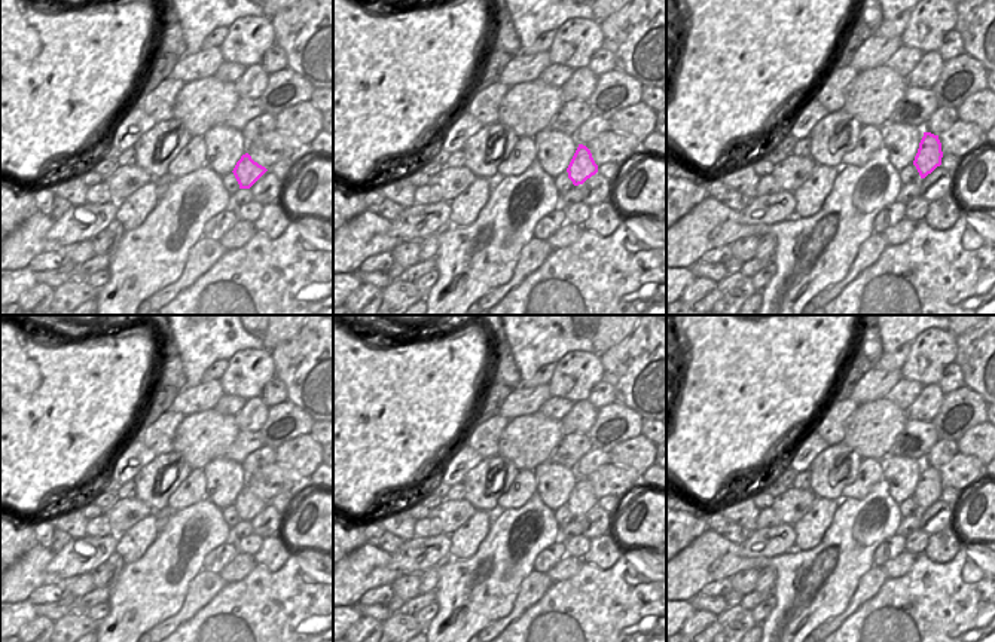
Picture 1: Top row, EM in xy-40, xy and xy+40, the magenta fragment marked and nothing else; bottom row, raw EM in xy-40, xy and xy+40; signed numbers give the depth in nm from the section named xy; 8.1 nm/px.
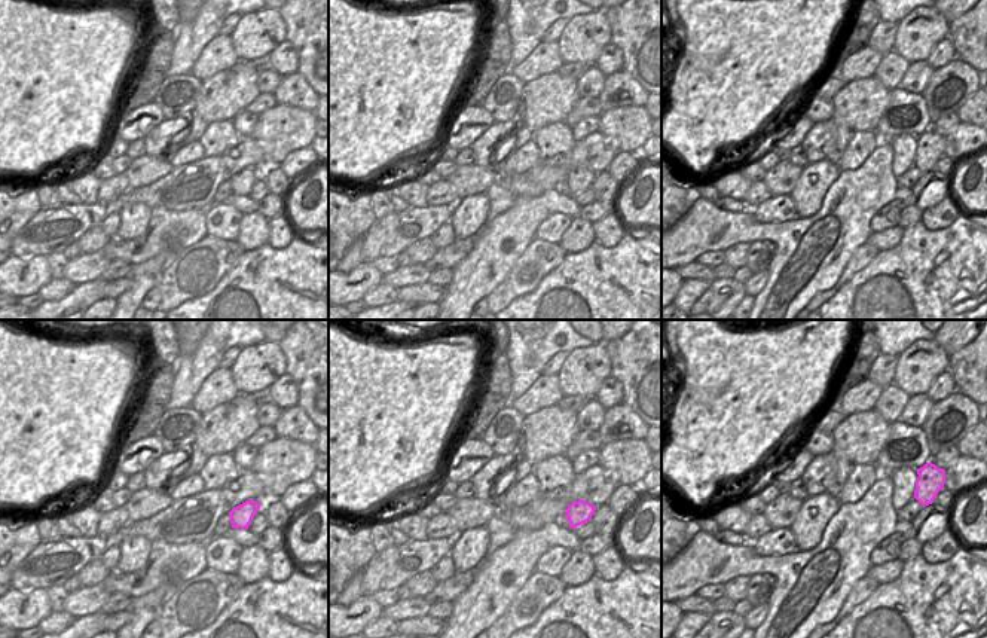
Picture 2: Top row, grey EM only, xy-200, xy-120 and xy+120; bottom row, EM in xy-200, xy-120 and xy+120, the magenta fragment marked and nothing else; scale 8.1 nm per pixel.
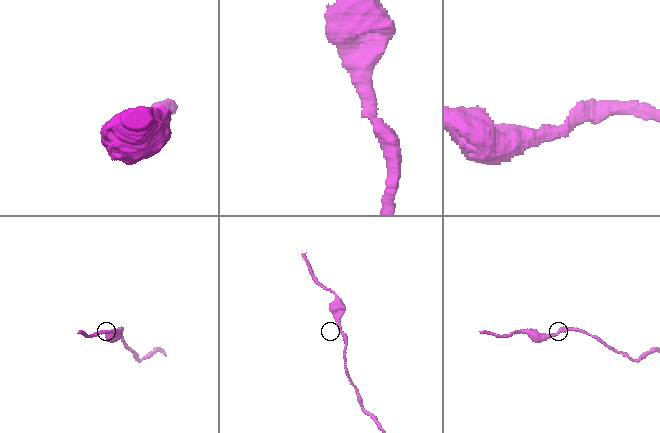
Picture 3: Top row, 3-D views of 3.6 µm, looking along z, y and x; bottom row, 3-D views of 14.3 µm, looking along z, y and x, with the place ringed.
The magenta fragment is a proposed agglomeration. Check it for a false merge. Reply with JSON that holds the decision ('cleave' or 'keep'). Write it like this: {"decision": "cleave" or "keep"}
{"decision": "keep"}

